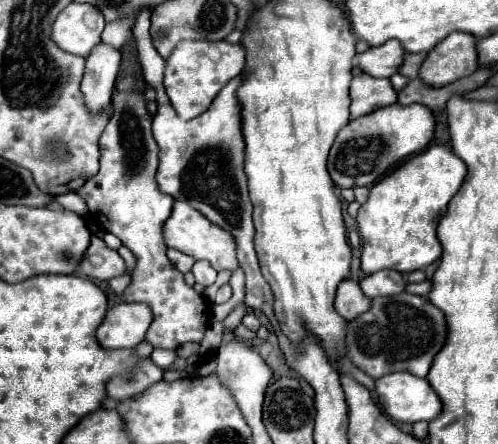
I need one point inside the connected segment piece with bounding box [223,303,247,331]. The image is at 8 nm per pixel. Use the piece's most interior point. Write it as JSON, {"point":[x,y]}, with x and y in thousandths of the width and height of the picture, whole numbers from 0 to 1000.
{"point":[468,718]}

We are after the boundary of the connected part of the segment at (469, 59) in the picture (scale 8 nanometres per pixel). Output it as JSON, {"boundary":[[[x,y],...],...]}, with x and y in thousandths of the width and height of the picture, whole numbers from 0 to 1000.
{"boundary":[[[914,70],[894,83],[849,137],[841,169],[857,191],[890,196],[926,173],[942,173],[962,151],[958,88],[946,74]]]}

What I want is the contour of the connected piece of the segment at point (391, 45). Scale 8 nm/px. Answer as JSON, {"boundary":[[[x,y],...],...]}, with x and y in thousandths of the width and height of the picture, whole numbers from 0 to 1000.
{"boundary":[[[777,92],[773,101],[745,106],[717,124],[717,146],[749,173],[785,173],[801,160],[801,137],[809,137],[813,119],[817,115],[801,92]]]}

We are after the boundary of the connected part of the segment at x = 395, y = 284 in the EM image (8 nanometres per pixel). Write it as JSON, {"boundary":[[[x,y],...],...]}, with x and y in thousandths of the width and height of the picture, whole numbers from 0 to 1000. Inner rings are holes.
{"boundary":[[[757,610],[749,619],[737,619],[721,633],[729,660],[749,673],[765,664],[797,664],[813,646],[813,628],[801,610]]]}

